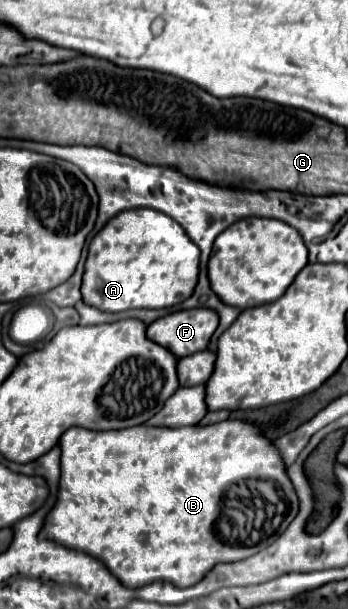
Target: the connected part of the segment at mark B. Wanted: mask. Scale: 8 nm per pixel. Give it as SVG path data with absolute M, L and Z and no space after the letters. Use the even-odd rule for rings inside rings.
M227 419L215 425L191 425L191 427L177 427L177 429L165 429L165 427L147 427L147 425L139 425L139 427L129 427L127 431L89 431L89 429L81 429L81 427L73 427L67 429L61 435L61 483L59 483L59 501L57 505L51 509L51 513L45 519L43 525L43 535L49 535L51 541L69 547L69 549L77 549L83 553L89 553L93 557L99 557L109 571L127 587L141 587L147 585L151 581L171 581L177 587L191 587L195 583L199 583L215 565L219 563L233 563L233 561L241 561L247 559L259 551L263 551L265 547L269 547L287 527L289 523L295 519L297 511L299 511L299 497L295 493L295 487L291 483L291 479L287 479L287 467L283 463L283 457L279 455L279 449L263 437L263 433L259 431L259 427L255 427L249 421L243 419ZM257 481L259 487L255 487L255 493L249 489L253 483ZM263 489L273 489L275 497L265 497ZM255 515L263 519L263 523L255 521Z

